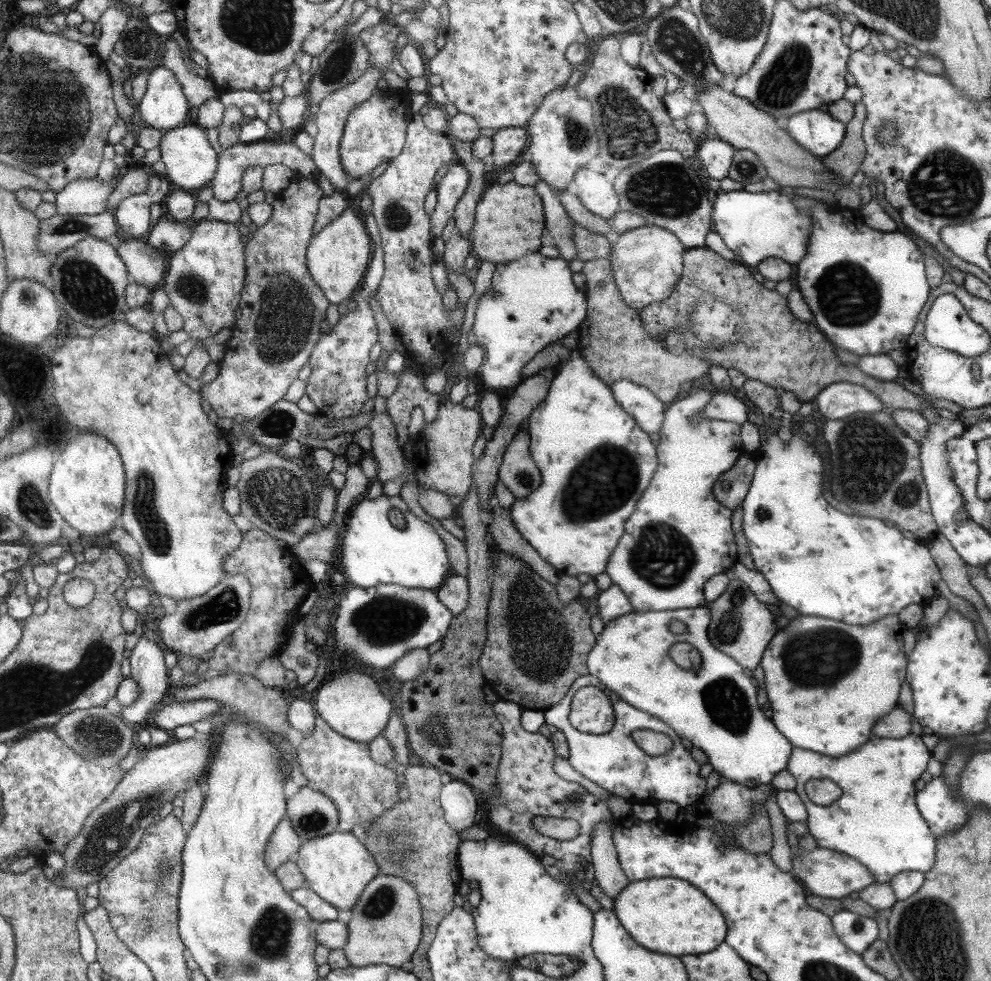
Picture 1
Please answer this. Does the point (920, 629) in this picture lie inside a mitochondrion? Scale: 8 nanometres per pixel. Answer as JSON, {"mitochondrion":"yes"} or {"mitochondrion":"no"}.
{"mitochondrion":"no"}

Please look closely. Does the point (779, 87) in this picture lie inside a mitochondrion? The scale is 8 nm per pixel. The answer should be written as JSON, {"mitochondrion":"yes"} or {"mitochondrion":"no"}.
{"mitochondrion":"yes"}

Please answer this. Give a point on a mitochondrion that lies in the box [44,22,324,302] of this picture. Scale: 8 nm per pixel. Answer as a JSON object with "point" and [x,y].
{"point":[138,43]}

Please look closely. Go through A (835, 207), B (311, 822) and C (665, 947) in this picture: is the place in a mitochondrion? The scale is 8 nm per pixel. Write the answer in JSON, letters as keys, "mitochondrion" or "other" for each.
{"A":"other","B":"mitochondrion","C":"other"}

